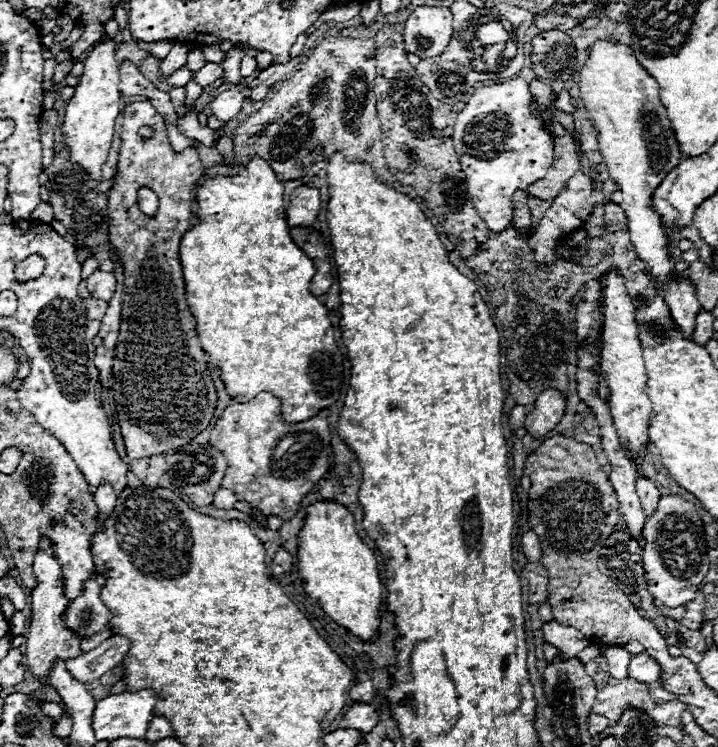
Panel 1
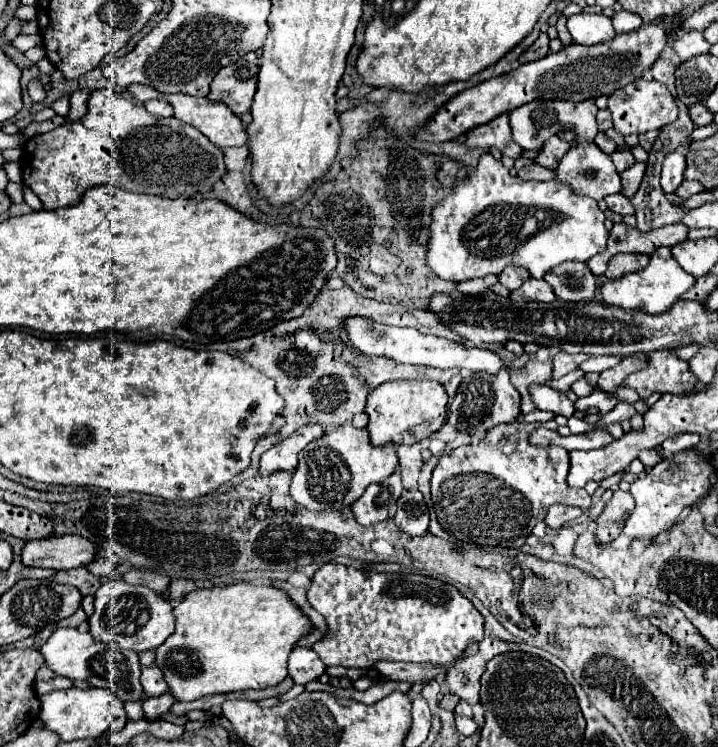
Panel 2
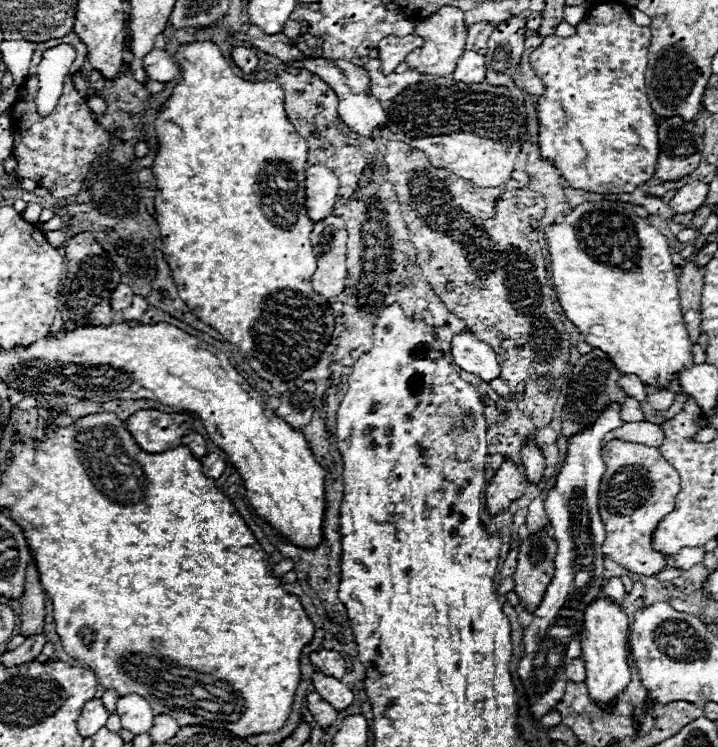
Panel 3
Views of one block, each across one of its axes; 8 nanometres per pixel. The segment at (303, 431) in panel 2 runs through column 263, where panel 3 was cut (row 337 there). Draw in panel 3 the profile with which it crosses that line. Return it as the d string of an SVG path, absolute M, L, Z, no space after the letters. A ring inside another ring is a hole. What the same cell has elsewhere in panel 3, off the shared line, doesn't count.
M464 332L454 336L450 354L456 366L460 366L470 374L480 376L482 380L490 382L494 378L500 378L502 370L500 370L496 352L488 344L476 340L472 334Z

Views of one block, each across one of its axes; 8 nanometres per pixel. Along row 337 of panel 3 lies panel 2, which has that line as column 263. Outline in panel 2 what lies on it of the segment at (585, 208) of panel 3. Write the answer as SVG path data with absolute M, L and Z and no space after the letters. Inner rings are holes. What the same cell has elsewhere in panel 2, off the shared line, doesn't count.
M236 582L236 584L228 584L222 588L202 588L202 590L194 590L190 594L184 596L184 600L180 604L174 606L174 618L176 618L176 630L174 636L170 636L170 640L166 640L166 644L162 644L162 648L156 650L156 666L164 672L164 678L168 682L168 688L172 692L172 696L178 702L190 702L202 696L210 696L210 694L228 694L228 692L236 692L236 690L248 690L248 688L268 688L268 686L276 686L280 684L286 676L288 676L288 656L292 652L292 648L298 644L298 640L302 636L306 636L314 624L312 620L290 600L288 592L274 588L272 584L252 584L252 582Z

